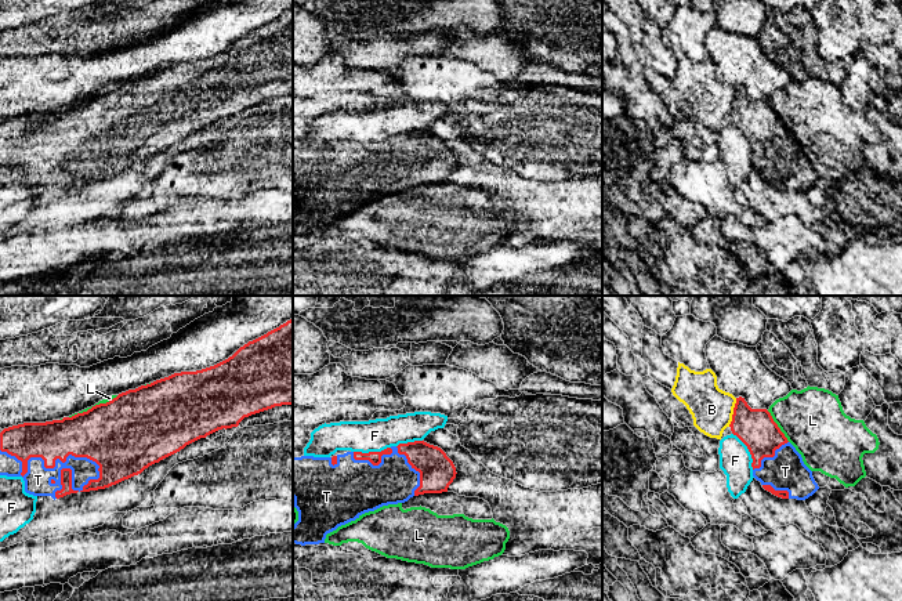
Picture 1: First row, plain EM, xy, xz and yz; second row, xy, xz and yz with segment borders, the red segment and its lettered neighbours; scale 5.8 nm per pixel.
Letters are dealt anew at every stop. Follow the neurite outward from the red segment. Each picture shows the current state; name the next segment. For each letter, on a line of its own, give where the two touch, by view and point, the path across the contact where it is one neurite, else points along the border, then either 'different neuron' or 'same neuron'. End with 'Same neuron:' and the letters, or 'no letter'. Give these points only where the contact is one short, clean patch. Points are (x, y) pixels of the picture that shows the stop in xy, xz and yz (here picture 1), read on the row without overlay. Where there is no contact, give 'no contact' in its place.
B: yz (734, 102) | different neuron
F: yz (749, 141) | different neuron
L: yz (776, 116) | different neuron
T: xy (44, 156) | same neuron
Same neuron: T

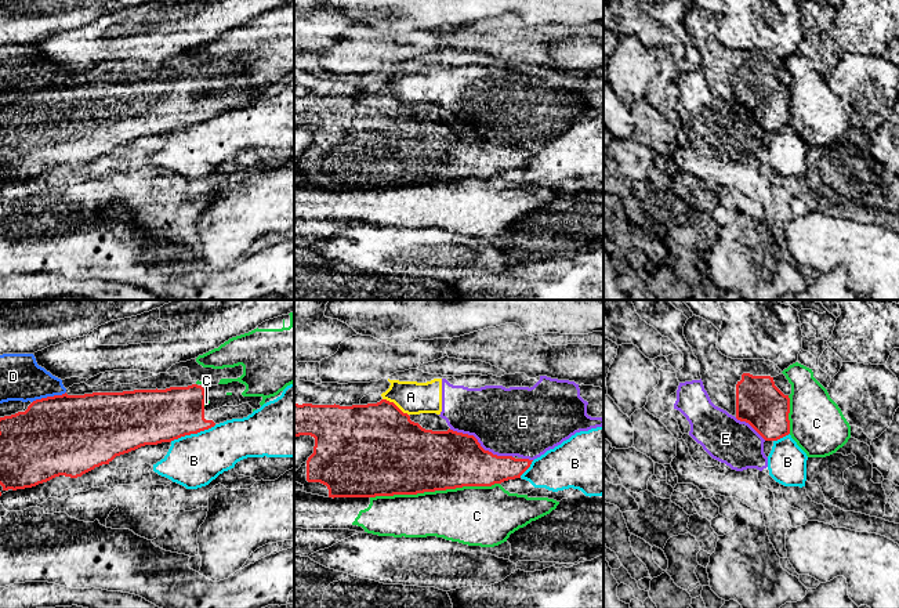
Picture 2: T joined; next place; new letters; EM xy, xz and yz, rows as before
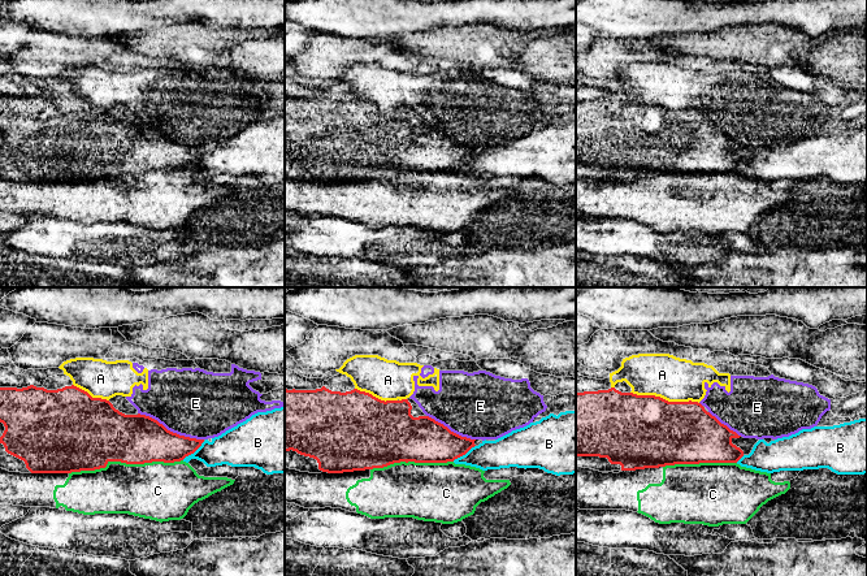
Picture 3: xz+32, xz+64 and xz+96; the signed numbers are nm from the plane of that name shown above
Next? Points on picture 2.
A: xz (394, 94) | different neuron
B: xy (192, 123) | along xy (216, 115), (170, 131) | different neuron
C: xz (434, 181) | different neuron
D: xy (49, 87) | along xy (65, 82), (57, 86), (36, 89), (32, 93) | different neuron
E: xz (479, 136) | different neuron
Same neuron: no letter

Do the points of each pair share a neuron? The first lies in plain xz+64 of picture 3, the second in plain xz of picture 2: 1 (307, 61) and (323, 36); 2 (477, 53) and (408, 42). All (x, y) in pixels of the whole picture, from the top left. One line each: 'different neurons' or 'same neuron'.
1: different neurons
2: different neurons

